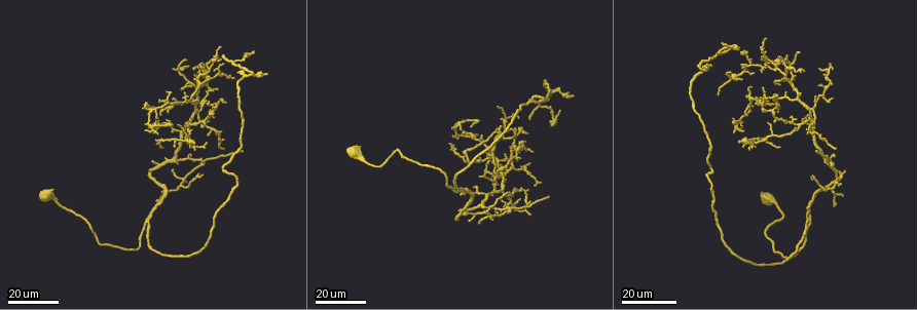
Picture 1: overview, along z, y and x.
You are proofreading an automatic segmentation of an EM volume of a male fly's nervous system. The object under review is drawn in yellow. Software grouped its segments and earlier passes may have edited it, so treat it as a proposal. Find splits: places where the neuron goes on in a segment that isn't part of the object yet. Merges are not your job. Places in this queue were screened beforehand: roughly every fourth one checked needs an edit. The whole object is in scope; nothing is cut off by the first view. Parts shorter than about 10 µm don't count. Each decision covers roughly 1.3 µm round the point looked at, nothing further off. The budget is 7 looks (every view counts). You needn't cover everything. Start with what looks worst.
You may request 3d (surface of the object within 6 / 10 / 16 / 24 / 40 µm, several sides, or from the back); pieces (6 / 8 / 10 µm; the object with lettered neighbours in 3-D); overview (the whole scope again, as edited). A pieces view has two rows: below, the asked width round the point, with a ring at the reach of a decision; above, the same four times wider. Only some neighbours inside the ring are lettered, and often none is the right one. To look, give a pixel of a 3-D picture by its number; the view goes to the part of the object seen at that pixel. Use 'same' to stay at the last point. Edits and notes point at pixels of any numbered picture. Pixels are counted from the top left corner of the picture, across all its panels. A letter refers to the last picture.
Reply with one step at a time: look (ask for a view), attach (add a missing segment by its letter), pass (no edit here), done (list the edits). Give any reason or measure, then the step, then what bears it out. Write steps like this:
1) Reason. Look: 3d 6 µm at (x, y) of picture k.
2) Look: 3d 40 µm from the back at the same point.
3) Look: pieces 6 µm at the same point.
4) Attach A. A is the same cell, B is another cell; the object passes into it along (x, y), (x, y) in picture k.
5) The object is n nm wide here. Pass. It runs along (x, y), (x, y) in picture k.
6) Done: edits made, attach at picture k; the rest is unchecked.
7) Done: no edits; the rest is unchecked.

Free end. Look: 3d 16 µm at (530, 117) of picture 1.

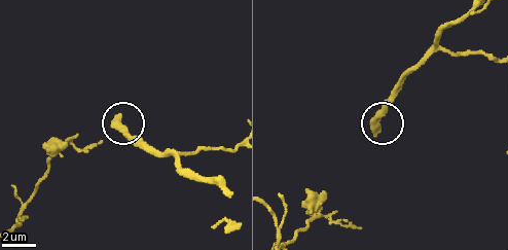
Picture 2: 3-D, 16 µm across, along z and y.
What lies round it. Look: pieces 8 µm at (374, 133) of picture 2.

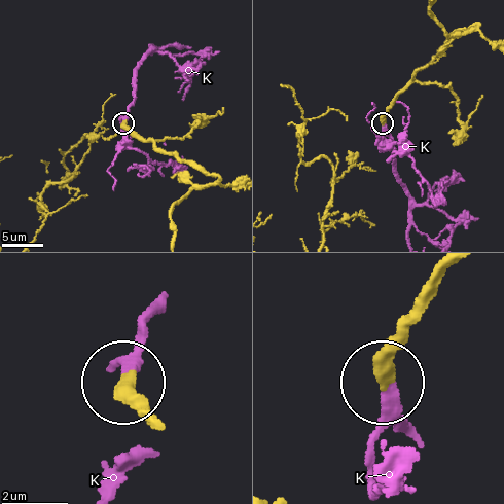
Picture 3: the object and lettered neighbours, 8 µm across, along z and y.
The object is 350 nm wide here. Attach K. K is the same cell; the object passes into it along (153, 414), (129, 371), (145, 314) in picture 3; the neuron continues.

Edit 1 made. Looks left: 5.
See it whole again. Look: overview.

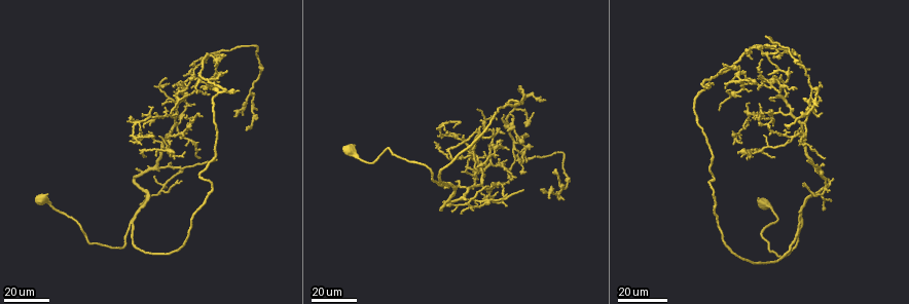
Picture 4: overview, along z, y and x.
Free end. Look: 3d 40 µm at (217, 160) of picture 4.

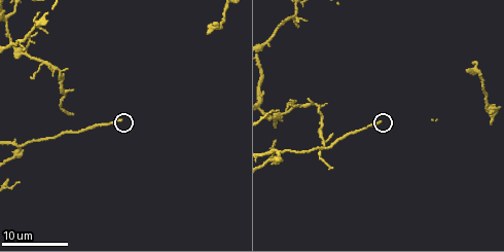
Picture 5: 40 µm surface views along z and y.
Look: pieces 10 µm at (121, 120) of picture 5.

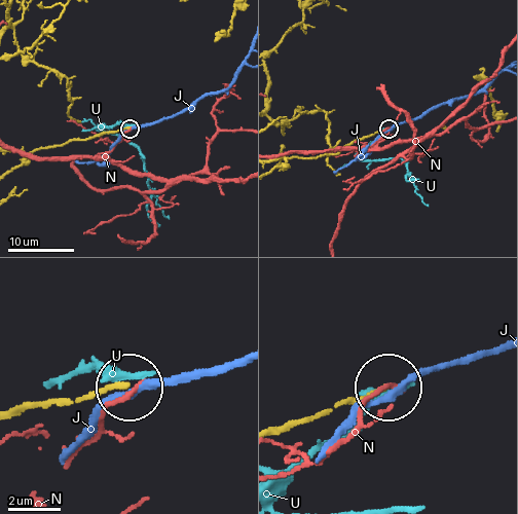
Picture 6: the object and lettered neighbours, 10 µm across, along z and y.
Pass. J, N and U are other cells; it runs along (278, 432), (387, 388) in picture 6; no lettered segment goes on from it.

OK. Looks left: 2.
An open end. Look: 3d 40 µm at (241, 115) of picture 4.

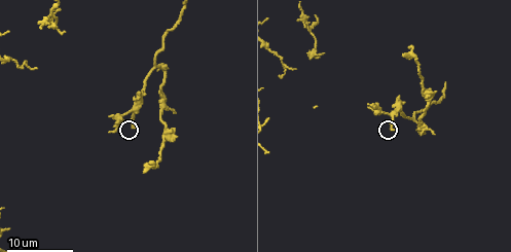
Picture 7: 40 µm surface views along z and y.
Look: pieces 10 µm at (393, 130) of picture 7.

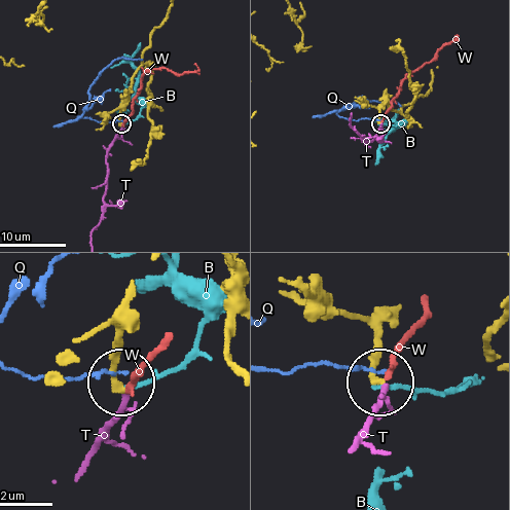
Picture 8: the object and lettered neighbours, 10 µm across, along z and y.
Pass. B, Q, T and W are other cells; it runs along (157, 27), (135, 76), (121, 122) in picture 8; none of them fits.

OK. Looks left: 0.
Done: edits made, attach at picture 3; the rest is unchecked.

